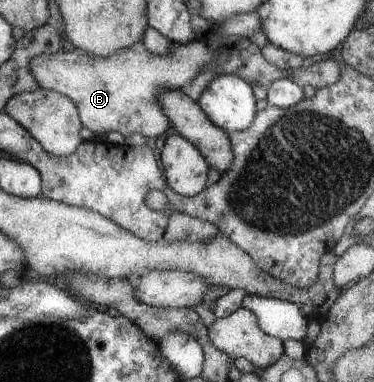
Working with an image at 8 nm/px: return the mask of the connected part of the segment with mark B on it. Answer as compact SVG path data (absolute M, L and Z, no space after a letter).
M214 36L218 38L212 44L194 39L188 44L173 44L173 50L166 55L151 53L149 50L139 53L128 50L124 54L110 57L93 57L80 52L76 48L50 55L36 55L31 60L31 71L40 88L62 93L70 97L77 105L84 127L94 134L104 134L116 131L125 137L133 132L139 132L145 137L158 138L172 126L160 104L160 98L166 91L176 91L189 83L207 62L217 62L217 76L220 73L238 74L245 81L258 82L270 86L278 79L291 79L303 87L307 84L321 89L337 83L341 78L341 67L334 60L322 60L318 64L297 69L280 69L271 65L262 55L262 49L252 43L248 37Z

